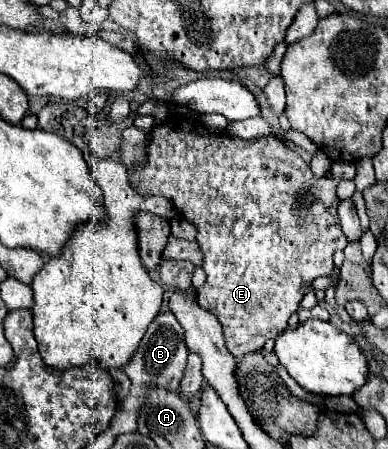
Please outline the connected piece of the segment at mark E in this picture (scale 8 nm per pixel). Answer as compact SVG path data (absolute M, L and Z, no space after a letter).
M169 118L163 124L155 126L151 130L149 146L147 148L149 148L149 160L147 160L147 164L143 168L137 168L137 170L129 172L129 182L143 196L155 196L155 194L165 196L167 200L171 200L175 204L175 208L189 222L193 222L197 226L197 230L199 230L197 232L197 242L203 248L203 256L205 256L205 262L203 262L201 268L207 274L207 282L197 290L197 302L199 302L201 308L213 312L219 318L219 322L223 326L223 334L225 334L225 342L227 342L229 352L237 360L243 360L245 354L257 350L257 348L263 348L263 344L265 344L267 338L275 338L281 330L287 328L289 316L299 308L301 298L311 290L311 284L313 284L313 280L317 276L333 272L333 268L335 268L333 266L333 252L347 246L347 238L345 238L345 234L343 234L343 230L339 226L339 216L337 216L339 200L335 200L337 198L335 190L337 190L337 184L341 180L351 180L355 176L355 166L353 164L333 162L331 176L317 178L311 172L311 166L295 150L291 150L287 144L283 144L275 136L263 136L263 138L257 138L257 140L243 140L243 138L237 138L237 136L229 136L225 132L211 132L201 122L191 122L187 118Z

